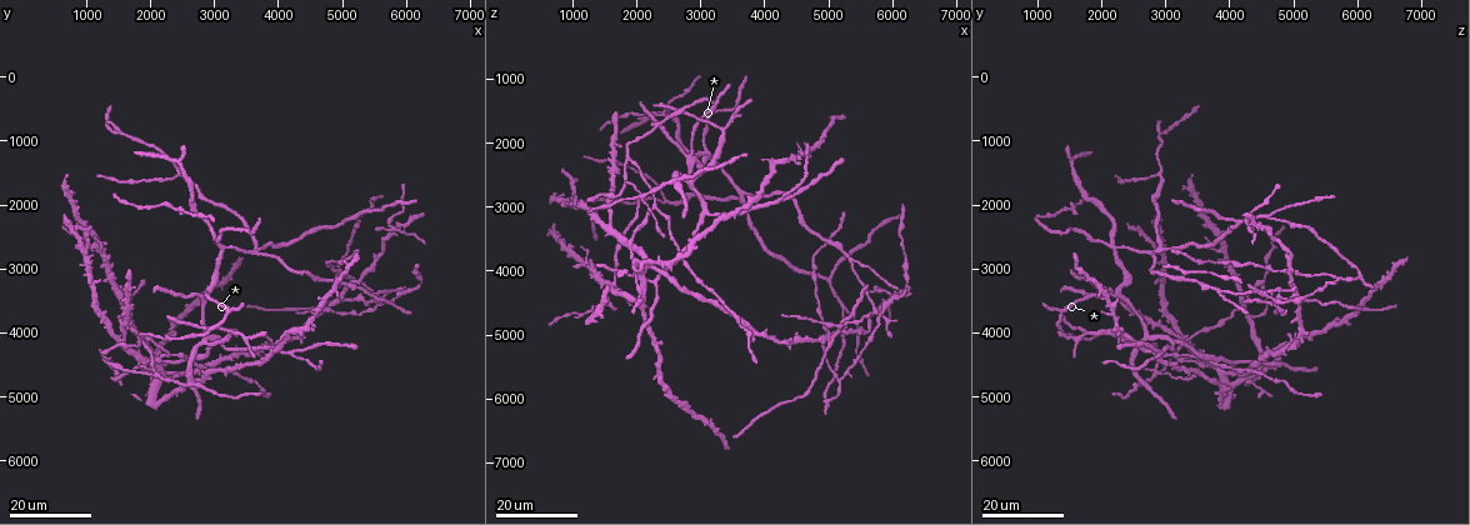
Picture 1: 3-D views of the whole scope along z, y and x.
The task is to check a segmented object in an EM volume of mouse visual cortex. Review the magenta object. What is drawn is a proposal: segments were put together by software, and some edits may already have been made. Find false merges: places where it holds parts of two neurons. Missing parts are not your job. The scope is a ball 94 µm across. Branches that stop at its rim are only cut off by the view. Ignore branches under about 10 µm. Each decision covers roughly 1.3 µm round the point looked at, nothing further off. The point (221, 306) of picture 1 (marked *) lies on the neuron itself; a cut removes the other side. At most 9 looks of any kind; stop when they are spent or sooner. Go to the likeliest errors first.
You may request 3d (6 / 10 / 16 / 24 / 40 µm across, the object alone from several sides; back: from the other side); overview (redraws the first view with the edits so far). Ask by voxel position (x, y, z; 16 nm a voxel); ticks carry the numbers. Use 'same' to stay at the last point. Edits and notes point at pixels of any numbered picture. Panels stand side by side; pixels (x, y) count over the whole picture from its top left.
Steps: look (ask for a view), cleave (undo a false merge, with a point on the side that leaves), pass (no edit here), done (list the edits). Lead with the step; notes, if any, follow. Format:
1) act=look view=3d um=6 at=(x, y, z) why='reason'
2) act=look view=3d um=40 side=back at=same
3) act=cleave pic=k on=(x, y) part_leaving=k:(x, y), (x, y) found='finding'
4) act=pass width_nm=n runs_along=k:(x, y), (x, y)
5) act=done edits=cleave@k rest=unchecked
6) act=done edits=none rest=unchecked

act=look view=3d um=24 at=(2450, 1500, 2900) why='three arms meet'

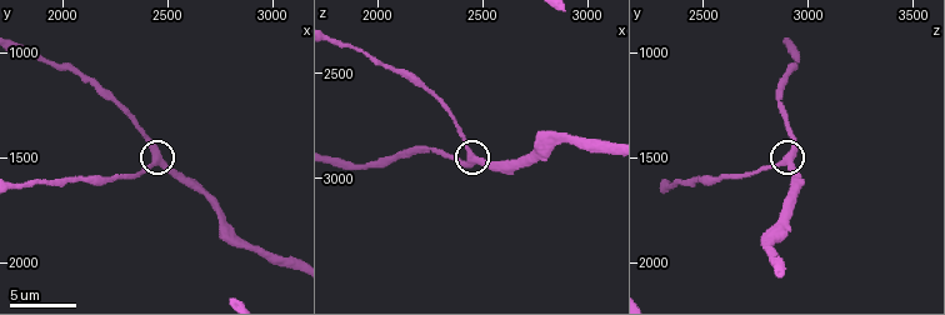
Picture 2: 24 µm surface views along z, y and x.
act=look view=3d um=10 at=(2450, 1510, 2890)

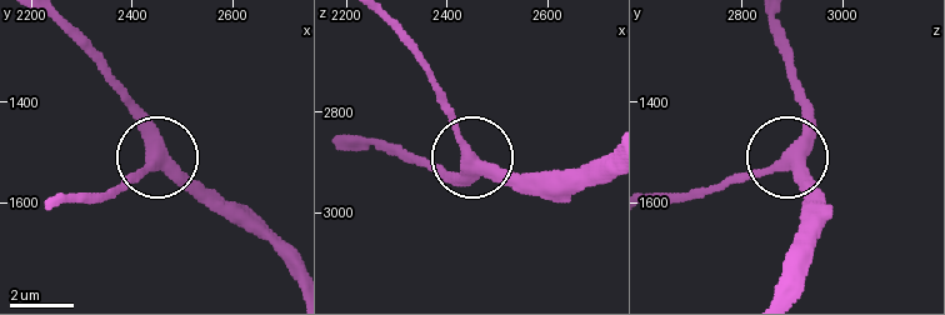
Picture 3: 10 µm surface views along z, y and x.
act=pass side_arm_um=26 runs_along=3:(608, 154), (568, 175), (488, 173), (458, 135), (434, 81) found='one neuron here'

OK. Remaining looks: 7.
act=look view=3d um=16 at=(5400, 3350, 3850) why='three arms meet'

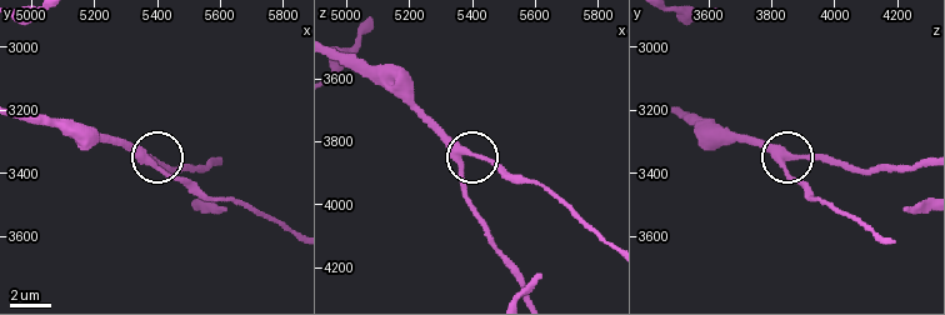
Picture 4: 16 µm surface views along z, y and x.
act=look view=3d um=6 at=(5360, 3360, 3840)

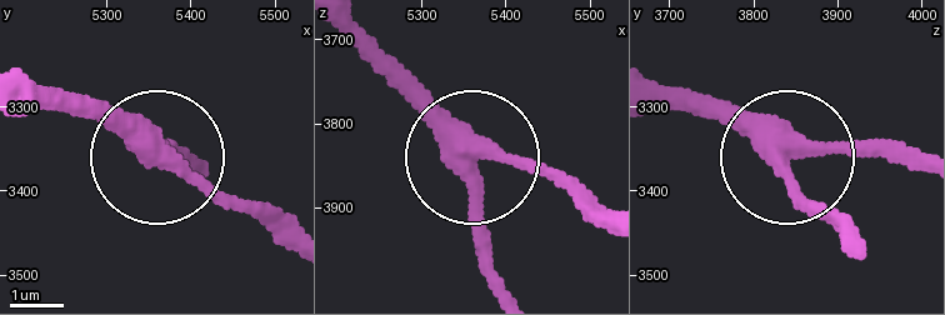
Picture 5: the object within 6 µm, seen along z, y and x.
act=pass width_nm=350 runs_along=5:(23, 78), (90, 100), (260, 208) found='continuous, no second neuron'

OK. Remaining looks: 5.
act=look view=3d um=16 at=(5200, 2200, 4550) why='three arms meet'

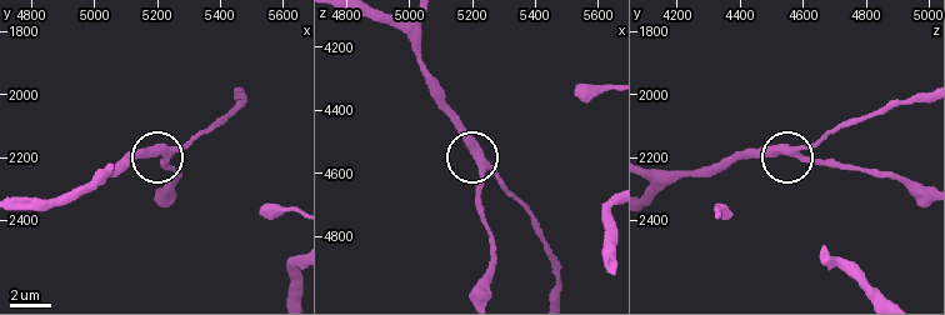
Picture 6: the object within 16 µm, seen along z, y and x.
act=look view=3d um=6 at=(5250, 2180, 4580)

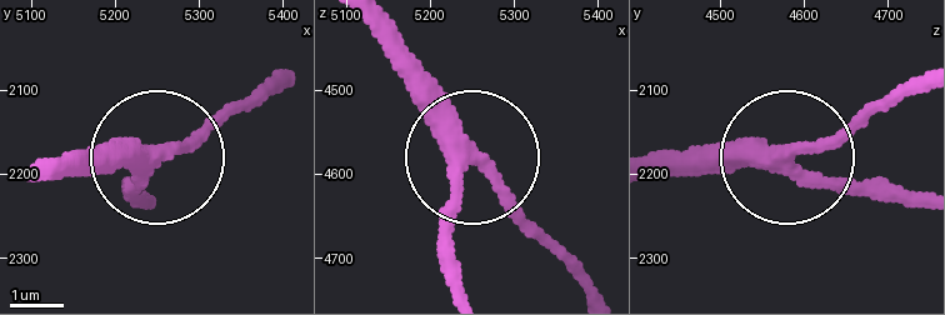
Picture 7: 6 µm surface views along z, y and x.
act=pass runs_along=7:(661, 173), (809, 151), (899, 93) found='one neuron here'

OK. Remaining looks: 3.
act=look view=3d um=16 at=(2850, 3400, 2200) why='calibre changes'

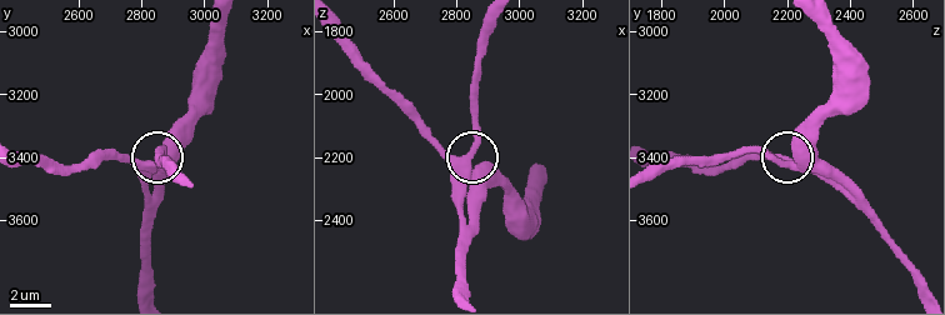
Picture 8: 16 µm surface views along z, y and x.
act=look view=3d um=10 at=(2850, 3410, 2180)

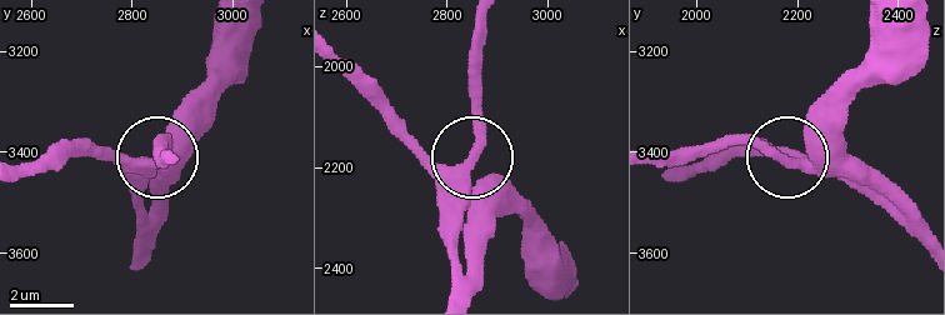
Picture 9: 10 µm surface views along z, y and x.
act=pass runs_along=9:(655, 158), (744, 141), (793, 158), (838, 119) found='continuous, no second neuron'

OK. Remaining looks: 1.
act=done edits=none rest=unchecked

